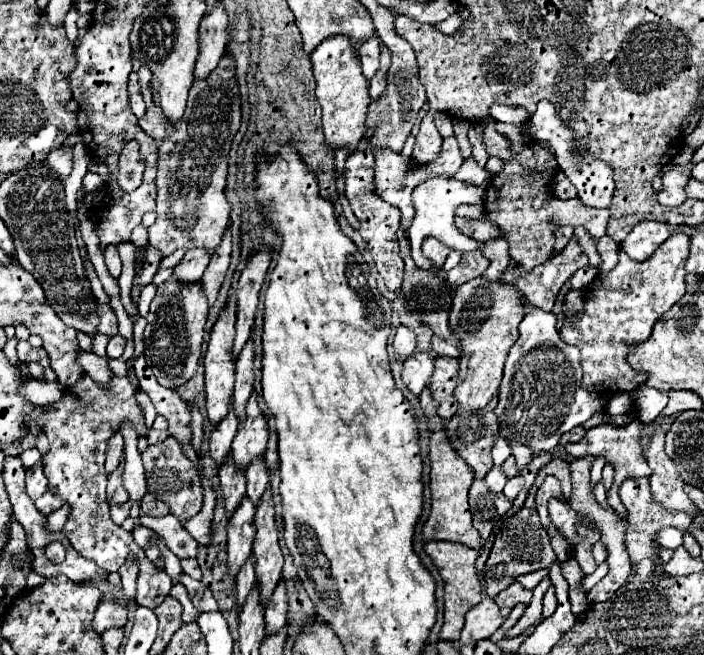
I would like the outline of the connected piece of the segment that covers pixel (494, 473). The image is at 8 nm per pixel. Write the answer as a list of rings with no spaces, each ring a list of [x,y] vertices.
[[[492,467],[484,477],[484,483],[486,487],[490,487],[490,491],[502,491],[506,485],[506,475],[498,467]]]

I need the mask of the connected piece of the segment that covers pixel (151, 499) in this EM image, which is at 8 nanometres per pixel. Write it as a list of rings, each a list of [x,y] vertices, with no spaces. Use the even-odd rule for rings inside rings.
[[[146,493],[142,503],[140,503],[140,515],[150,515],[150,517],[164,517],[168,515],[168,505],[164,505],[160,499],[156,499],[154,495]]]

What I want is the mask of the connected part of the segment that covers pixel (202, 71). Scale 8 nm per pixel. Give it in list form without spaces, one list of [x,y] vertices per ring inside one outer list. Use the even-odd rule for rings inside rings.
[[[216,5],[208,17],[202,19],[198,31],[198,59],[194,65],[194,79],[206,79],[226,51],[228,17],[222,5]]]

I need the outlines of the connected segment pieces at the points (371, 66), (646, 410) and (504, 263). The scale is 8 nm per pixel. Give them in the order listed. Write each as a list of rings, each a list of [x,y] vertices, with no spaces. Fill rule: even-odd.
[[[374,35],[368,41],[364,41],[364,45],[358,47],[358,55],[360,55],[360,63],[362,63],[362,71],[366,79],[372,79],[374,73],[378,71],[378,59],[380,59],[380,39]]]
[[[640,389],[638,393],[638,407],[640,407],[640,421],[642,423],[650,423],[654,421],[662,409],[666,407],[668,403],[668,395],[664,391],[658,391],[658,389]]]
[[[503,237],[489,240],[484,243],[482,252],[490,260],[490,265],[486,269],[486,277],[490,281],[498,281],[502,271],[508,267],[509,246]]]

